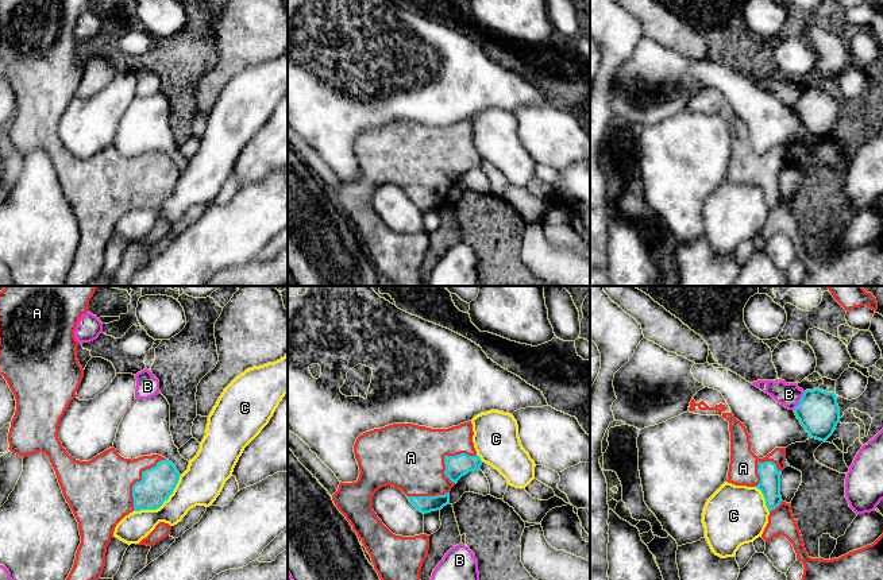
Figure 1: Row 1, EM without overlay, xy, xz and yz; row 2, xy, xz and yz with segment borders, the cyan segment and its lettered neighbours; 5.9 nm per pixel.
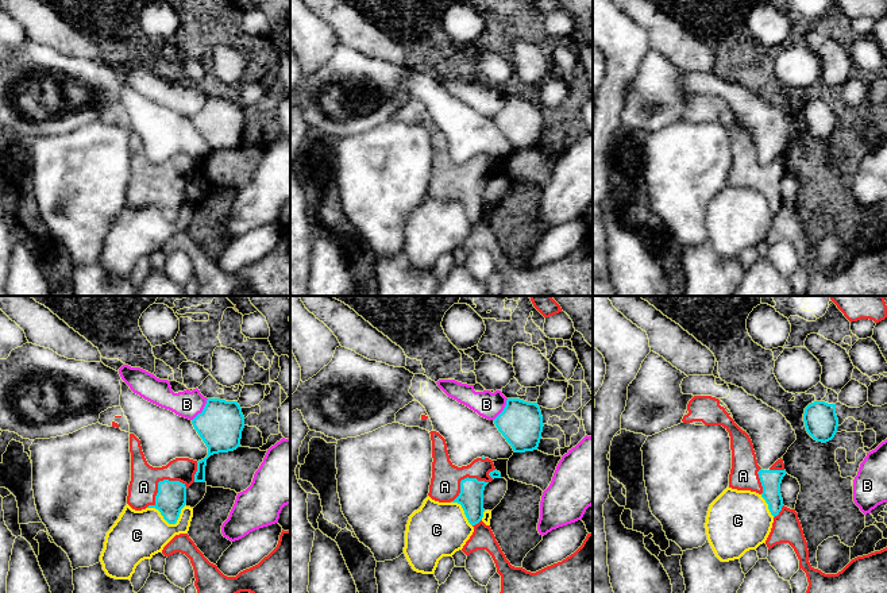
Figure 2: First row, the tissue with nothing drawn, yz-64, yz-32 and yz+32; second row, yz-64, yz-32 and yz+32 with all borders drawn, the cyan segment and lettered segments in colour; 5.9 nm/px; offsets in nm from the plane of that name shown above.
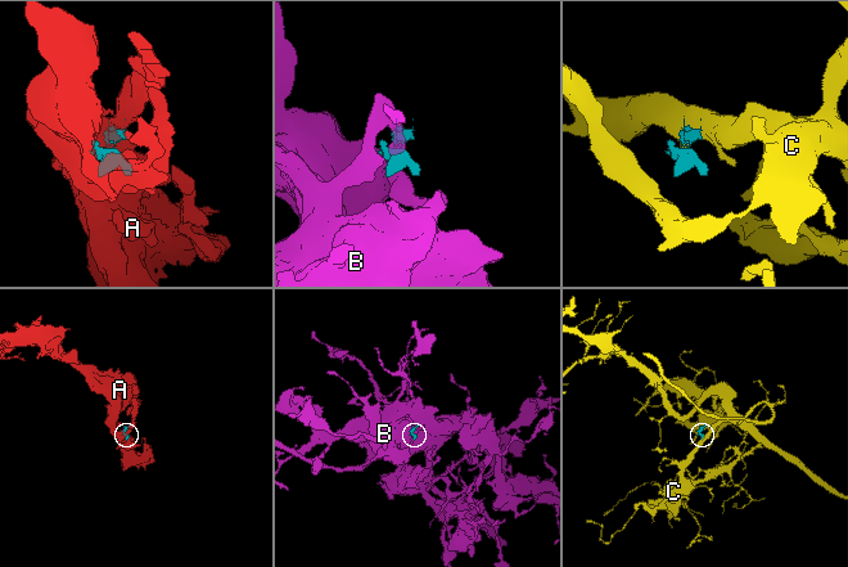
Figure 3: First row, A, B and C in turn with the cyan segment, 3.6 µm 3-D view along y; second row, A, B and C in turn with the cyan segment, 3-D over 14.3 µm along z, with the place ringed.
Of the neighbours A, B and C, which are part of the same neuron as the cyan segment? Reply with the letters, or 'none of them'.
A

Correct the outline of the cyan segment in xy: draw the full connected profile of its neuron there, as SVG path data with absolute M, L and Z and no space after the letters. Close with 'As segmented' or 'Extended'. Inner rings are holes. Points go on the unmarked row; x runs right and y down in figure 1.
M0 0L0 73L16 97L8 147L23 156L36 150L49 155L78 220L81 241L65 286L86 286L99 278L116 223L132 209L159 206L181 174L176 163L159 152L131 158L122 155L112 144L89 159L80 159L62 144L58 136L59 119L84 76L74 28L88 7L89 0Z. Extended

